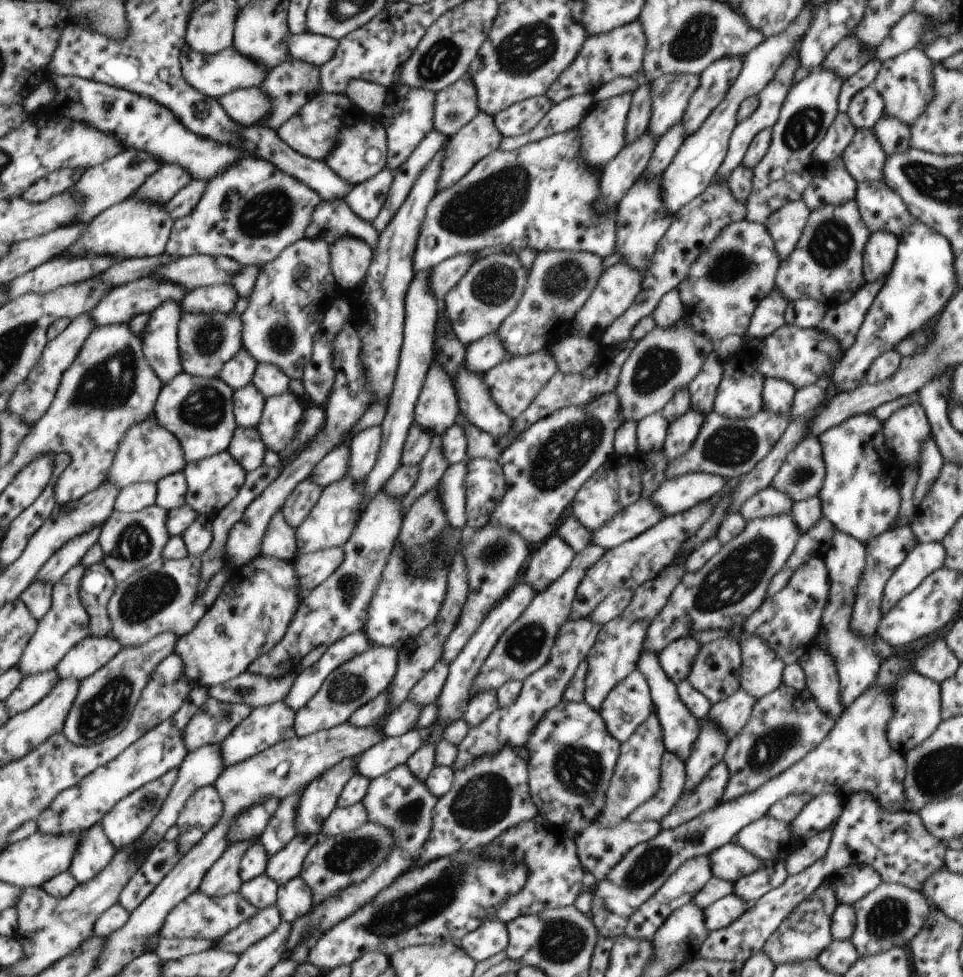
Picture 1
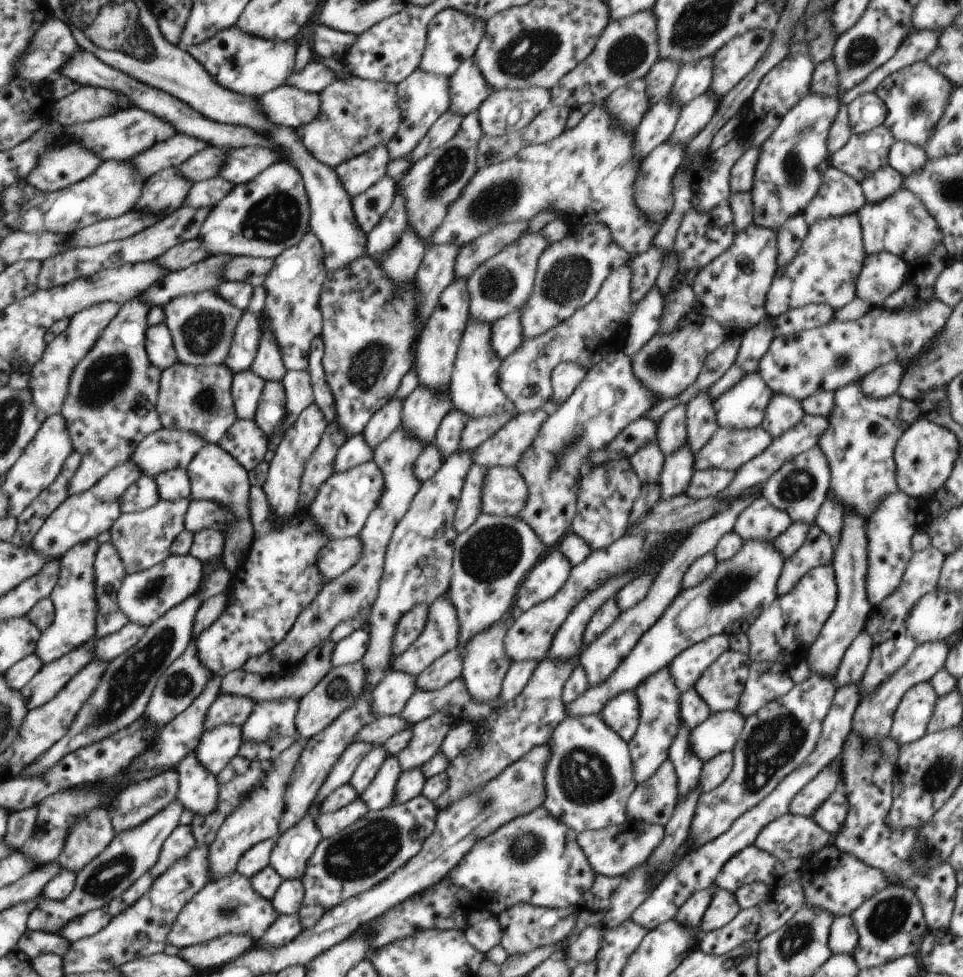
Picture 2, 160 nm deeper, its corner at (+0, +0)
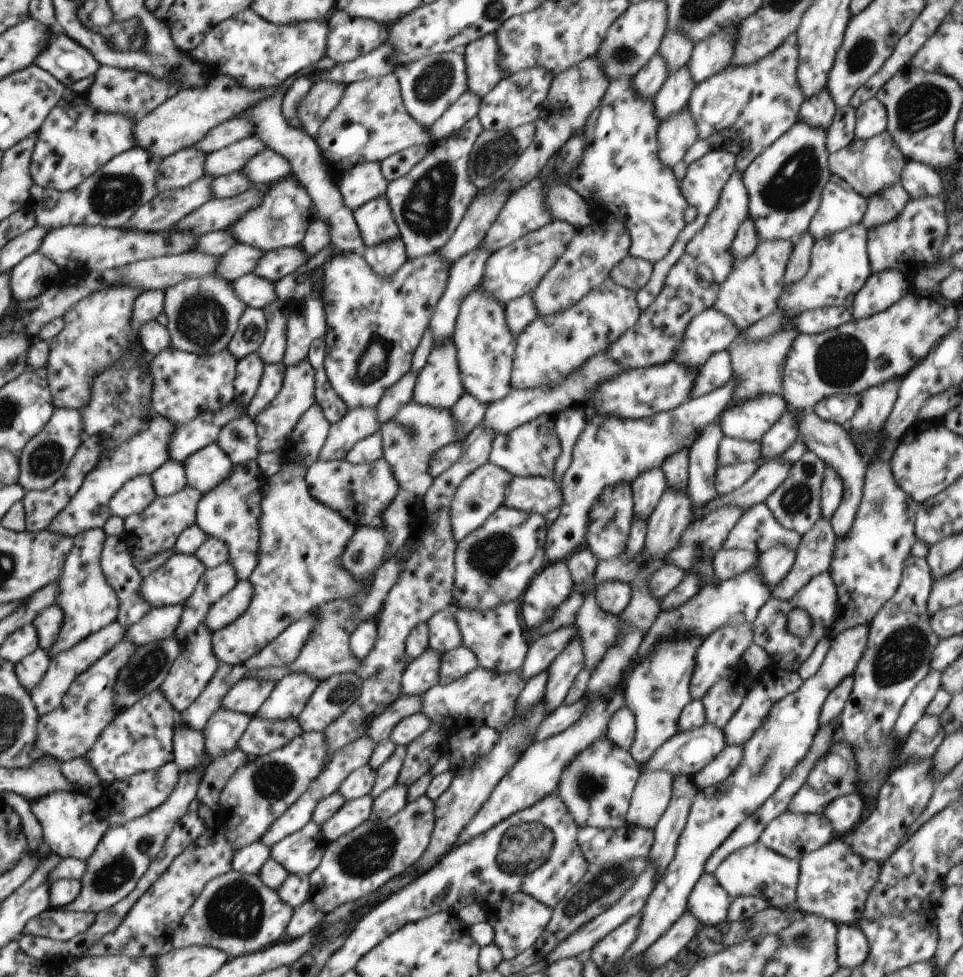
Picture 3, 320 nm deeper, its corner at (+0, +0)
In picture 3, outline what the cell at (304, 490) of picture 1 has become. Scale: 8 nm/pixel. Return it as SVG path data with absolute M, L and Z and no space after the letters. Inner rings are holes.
M377 406L349 409L337 423L331 423L319 459L323 461L346 459L346 454L354 444L360 439L380 432L381 425L377 415Z

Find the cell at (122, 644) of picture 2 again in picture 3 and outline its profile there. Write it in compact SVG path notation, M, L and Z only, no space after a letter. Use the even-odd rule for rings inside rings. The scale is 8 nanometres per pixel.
M184 603L165 607L154 607L136 624L127 627L124 639L132 641L136 646L154 641L172 639L184 612Z

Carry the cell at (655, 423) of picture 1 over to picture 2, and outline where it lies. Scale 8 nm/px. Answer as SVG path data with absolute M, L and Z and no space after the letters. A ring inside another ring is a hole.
M656 440L638 450L629 461L641 483L656 483L663 471L665 454Z

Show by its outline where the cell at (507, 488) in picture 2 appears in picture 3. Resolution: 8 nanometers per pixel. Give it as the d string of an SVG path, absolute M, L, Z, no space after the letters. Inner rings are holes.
M514 477L502 505L545 515L563 504L563 488L548 477Z

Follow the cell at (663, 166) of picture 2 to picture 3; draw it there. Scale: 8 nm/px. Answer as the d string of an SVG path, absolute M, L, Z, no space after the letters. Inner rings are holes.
M688 103L676 114L659 124L657 141L659 160L672 168L683 160L686 151L699 139L696 121L689 111Z

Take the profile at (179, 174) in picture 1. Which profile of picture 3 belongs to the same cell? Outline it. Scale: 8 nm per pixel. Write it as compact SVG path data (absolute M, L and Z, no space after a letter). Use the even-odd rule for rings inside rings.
M256 135L246 137L227 147L207 154L205 174L219 177L242 170L243 166L267 148L267 144Z

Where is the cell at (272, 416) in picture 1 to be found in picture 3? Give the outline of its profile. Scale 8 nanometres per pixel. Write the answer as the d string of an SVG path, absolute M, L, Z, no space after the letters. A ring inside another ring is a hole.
M280 361L278 364L267 364L263 368L258 388L247 406L246 414L251 418L255 418L258 413L261 413L267 407L267 404L280 392L285 367L283 361Z

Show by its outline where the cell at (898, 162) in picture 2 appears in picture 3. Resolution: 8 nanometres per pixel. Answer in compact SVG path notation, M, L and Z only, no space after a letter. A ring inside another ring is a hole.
M905 160L904 170L901 174L900 184L912 199L919 199L922 196L942 196L942 173L929 167L927 164L918 161Z

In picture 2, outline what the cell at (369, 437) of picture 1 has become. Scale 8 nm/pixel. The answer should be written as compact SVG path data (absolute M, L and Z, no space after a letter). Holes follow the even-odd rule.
M400 397L390 399L378 412L371 415L362 433L373 450L401 424L403 400Z

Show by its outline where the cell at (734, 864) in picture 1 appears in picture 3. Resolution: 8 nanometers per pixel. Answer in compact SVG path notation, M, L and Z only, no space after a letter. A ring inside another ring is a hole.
M759 840L731 852L713 875L732 900L738 897L762 897L770 907L785 910L797 908L799 862L764 846Z

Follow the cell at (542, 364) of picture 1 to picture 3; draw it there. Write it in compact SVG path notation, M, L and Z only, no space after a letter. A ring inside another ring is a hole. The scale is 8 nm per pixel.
M610 277L594 290L591 290L582 300L566 310L546 316L537 317L528 323L517 336L517 345L511 372L511 385L514 389L529 389L543 384L553 385L562 377L574 372L585 360L605 351L623 332L632 328L639 319L641 308L637 303L637 291L628 290L617 285Z

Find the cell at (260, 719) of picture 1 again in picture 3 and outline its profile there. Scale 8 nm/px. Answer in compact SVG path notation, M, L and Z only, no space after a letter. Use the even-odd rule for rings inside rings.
M299 672L287 674L277 682L272 694L253 717L270 720L297 718L318 685L319 680L309 674Z

